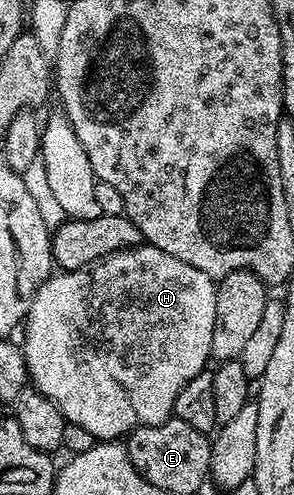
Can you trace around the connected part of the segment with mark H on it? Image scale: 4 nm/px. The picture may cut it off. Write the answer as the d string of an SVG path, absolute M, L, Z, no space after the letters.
M142 243L136 249L124 249L113 253L110 257L96 261L94 265L84 269L54 272L38 286L23 322L23 352L32 388L38 389L43 395L47 395L47 399L54 401L68 424L91 431L91 435L97 441L116 441L141 425L158 425L169 420L173 416L175 399L179 399L179 391L183 391L183 387L187 387L187 383L191 383L195 375L206 372L208 365L205 364L210 364L211 331L215 331L216 294L214 278L191 267L191 263L183 263L183 259L175 259L175 255L167 255L167 251L159 251L148 243Z

